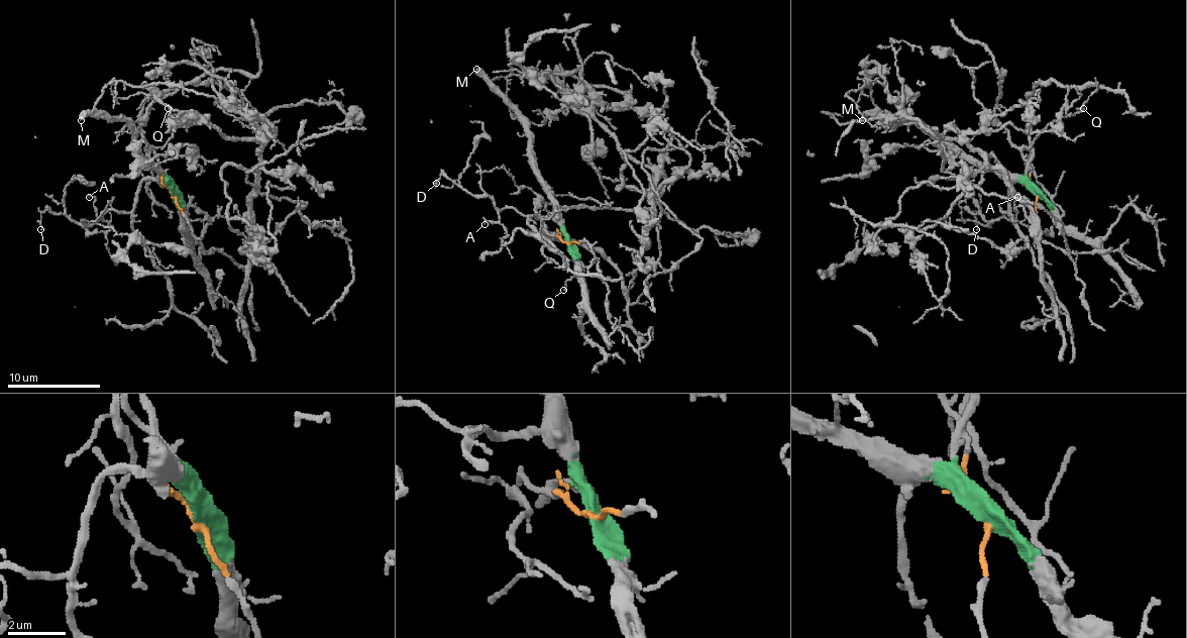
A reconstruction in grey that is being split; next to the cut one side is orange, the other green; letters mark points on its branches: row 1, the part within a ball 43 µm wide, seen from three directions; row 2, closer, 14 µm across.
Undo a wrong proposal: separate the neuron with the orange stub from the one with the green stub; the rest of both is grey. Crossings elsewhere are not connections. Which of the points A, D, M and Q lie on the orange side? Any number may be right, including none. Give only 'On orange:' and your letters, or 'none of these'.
On orange: Q

